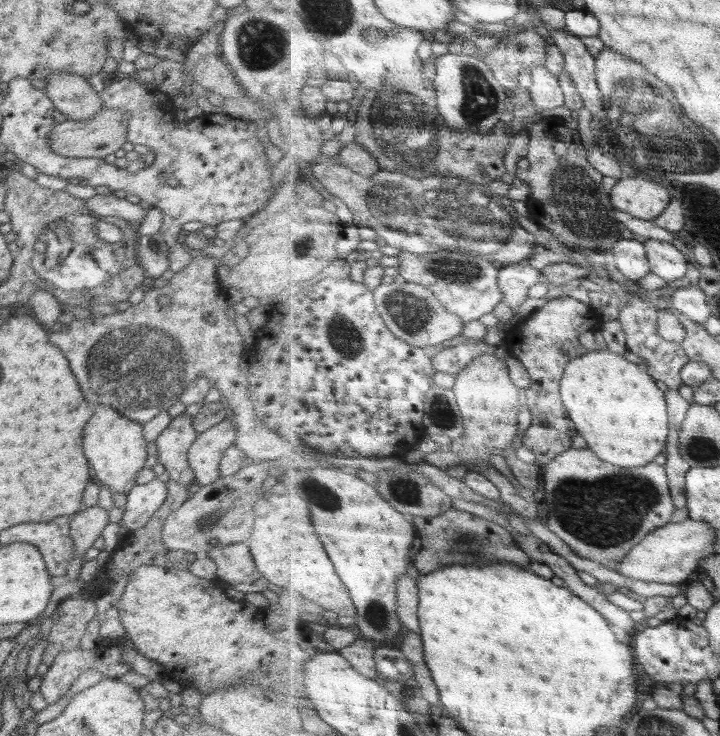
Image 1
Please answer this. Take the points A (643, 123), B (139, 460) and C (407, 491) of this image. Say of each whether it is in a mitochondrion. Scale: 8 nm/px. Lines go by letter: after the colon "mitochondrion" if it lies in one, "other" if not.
A: mitochondrion
B: other
C: mitochondrion

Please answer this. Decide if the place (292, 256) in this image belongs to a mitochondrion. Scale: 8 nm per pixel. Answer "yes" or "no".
yes

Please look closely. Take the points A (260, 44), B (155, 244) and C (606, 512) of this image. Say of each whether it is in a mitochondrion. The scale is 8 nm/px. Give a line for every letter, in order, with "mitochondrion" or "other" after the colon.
A: mitochondrion
B: other
C: mitochondrion

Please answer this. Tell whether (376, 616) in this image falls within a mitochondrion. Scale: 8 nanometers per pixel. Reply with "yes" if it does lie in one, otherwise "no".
yes

